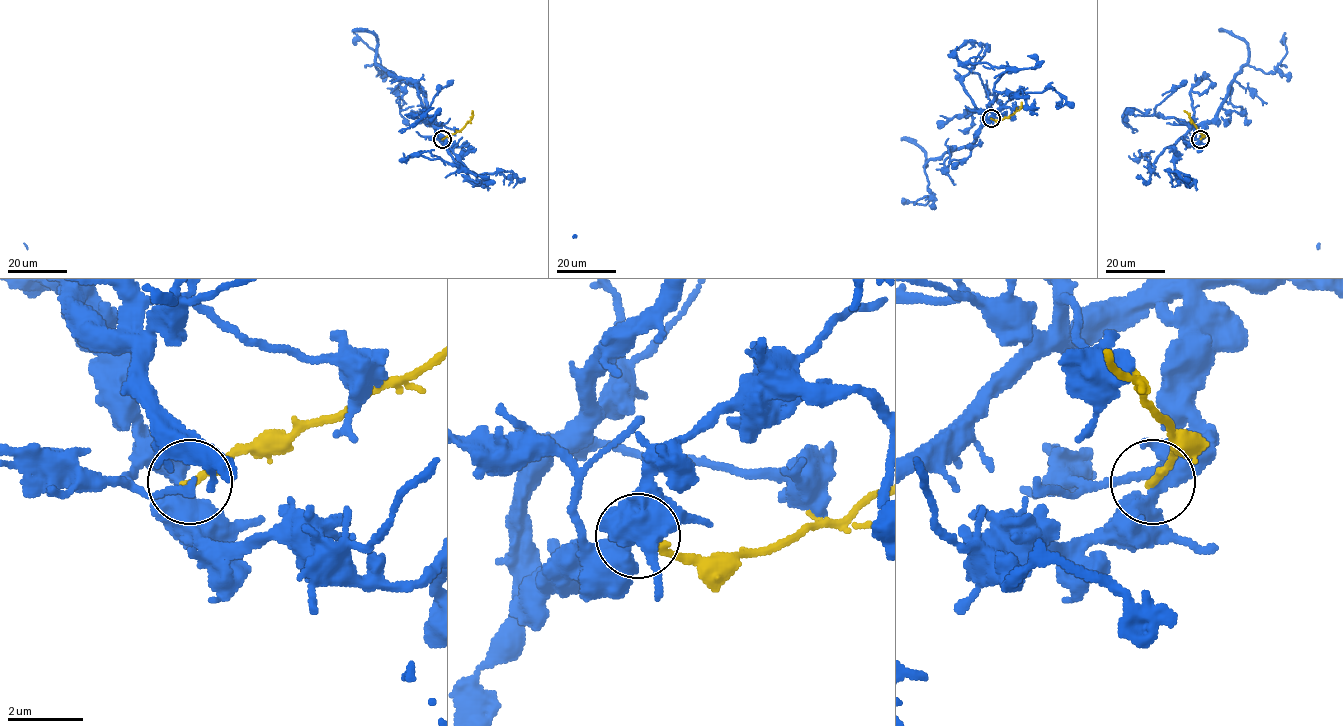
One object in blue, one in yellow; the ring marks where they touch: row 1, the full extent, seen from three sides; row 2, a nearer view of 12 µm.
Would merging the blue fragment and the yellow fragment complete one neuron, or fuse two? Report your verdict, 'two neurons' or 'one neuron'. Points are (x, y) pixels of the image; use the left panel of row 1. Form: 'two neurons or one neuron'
two neurons

